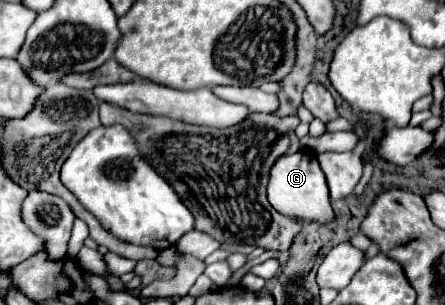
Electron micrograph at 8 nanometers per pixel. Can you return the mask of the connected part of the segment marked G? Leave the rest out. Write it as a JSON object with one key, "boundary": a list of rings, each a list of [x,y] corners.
{"boundary":[[[297,151],[295,155],[283,155],[281,159],[277,159],[277,163],[271,167],[267,195],[269,195],[269,203],[283,215],[301,217],[307,223],[311,221],[329,223],[333,219],[325,175],[319,167],[317,157],[313,157],[307,151]]]}

